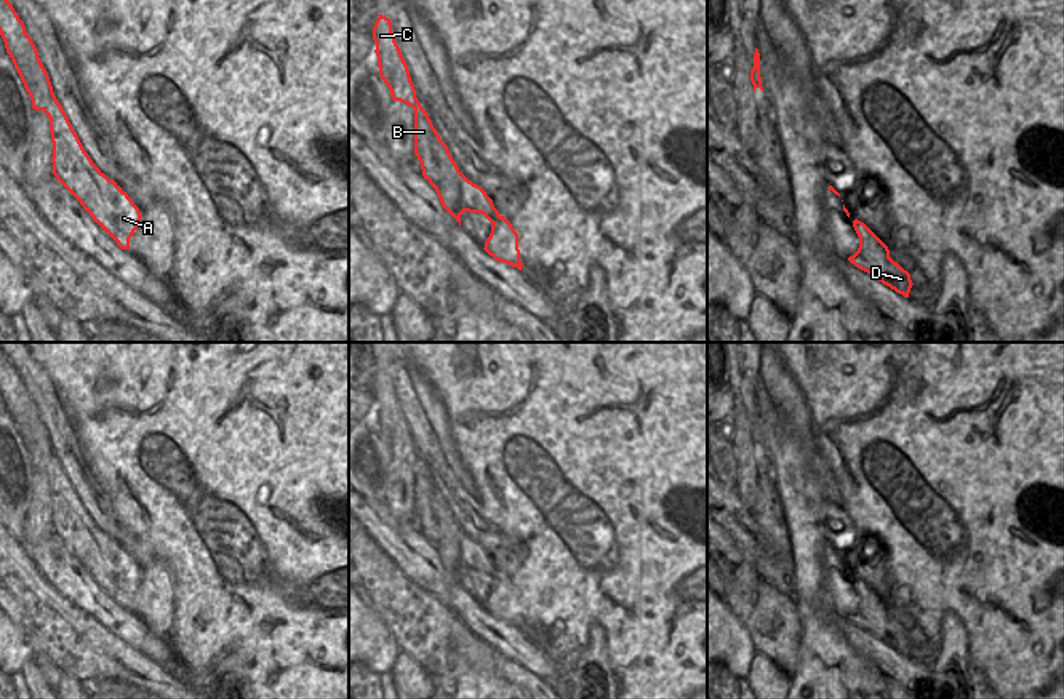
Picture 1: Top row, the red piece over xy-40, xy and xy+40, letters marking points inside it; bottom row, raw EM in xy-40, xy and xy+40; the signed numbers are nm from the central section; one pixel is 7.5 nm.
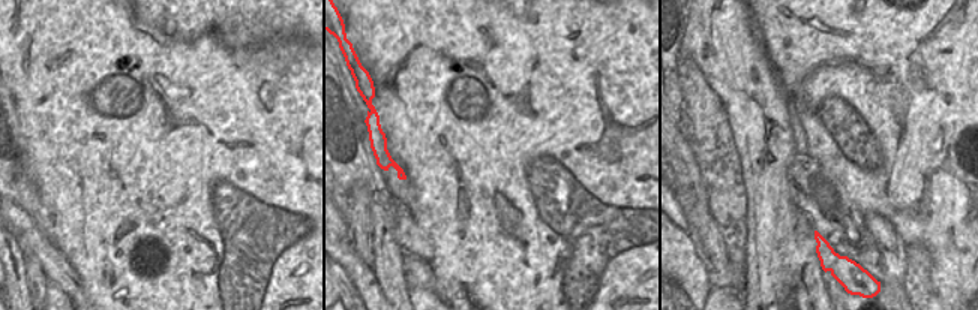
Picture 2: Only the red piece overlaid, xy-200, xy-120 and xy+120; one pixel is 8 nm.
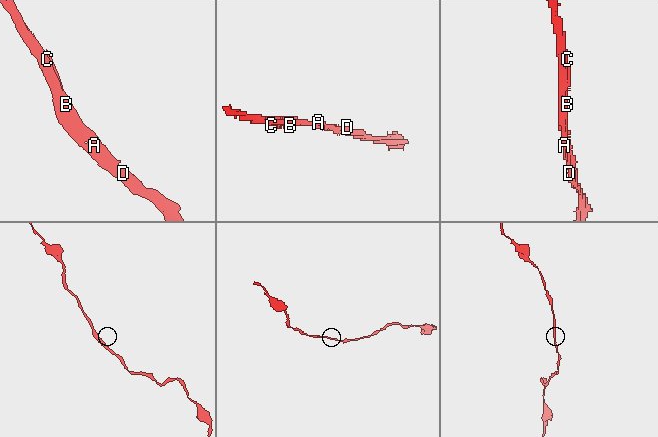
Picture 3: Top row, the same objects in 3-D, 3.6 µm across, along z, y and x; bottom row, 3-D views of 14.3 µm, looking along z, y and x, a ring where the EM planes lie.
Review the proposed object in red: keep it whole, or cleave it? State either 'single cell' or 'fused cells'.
single cell

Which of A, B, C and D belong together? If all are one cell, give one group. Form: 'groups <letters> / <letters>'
groups A B C D

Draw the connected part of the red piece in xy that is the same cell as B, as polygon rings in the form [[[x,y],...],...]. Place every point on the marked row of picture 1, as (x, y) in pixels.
[[[379,14],[373,27],[379,77],[390,90],[394,101],[406,102],[414,109],[414,155],[424,179],[435,189],[442,206],[459,222],[464,211],[482,213],[493,226],[485,242],[485,251],[499,262],[522,270],[518,234],[494,208],[486,192],[469,181],[458,168],[446,144],[440,139],[427,112],[416,98],[408,66],[395,42],[392,22]]]

